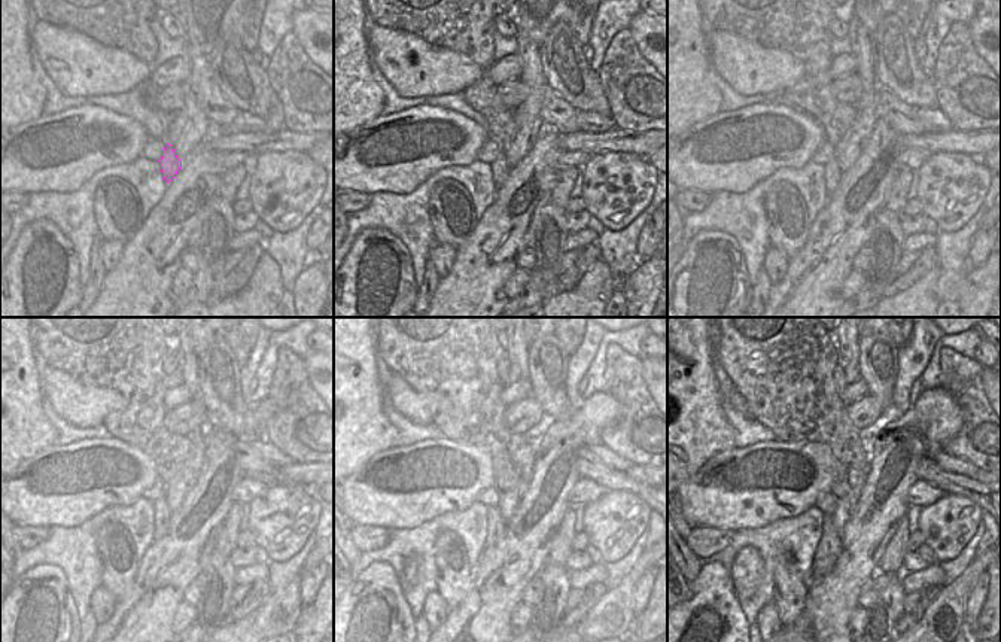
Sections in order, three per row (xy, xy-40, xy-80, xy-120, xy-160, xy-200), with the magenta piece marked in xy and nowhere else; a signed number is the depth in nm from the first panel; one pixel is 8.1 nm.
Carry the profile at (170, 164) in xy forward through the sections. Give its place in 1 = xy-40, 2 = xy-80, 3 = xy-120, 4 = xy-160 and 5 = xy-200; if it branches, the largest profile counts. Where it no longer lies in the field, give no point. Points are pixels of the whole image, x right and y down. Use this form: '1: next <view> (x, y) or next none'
1: next xy-40 (499, 167)
2: next xy-80 (831, 172)
3: next xy-120 (161, 514)
4: next xy-160 (495, 523)
5: next xy-200 (828, 547)

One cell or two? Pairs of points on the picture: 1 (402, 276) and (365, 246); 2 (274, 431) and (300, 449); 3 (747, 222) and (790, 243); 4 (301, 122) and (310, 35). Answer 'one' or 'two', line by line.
1: one
2: one
3: two
4: two

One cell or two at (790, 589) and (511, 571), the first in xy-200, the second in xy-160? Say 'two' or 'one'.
two

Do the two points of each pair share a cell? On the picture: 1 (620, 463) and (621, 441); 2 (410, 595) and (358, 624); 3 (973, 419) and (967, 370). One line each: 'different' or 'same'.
1: different
2: different
3: same

